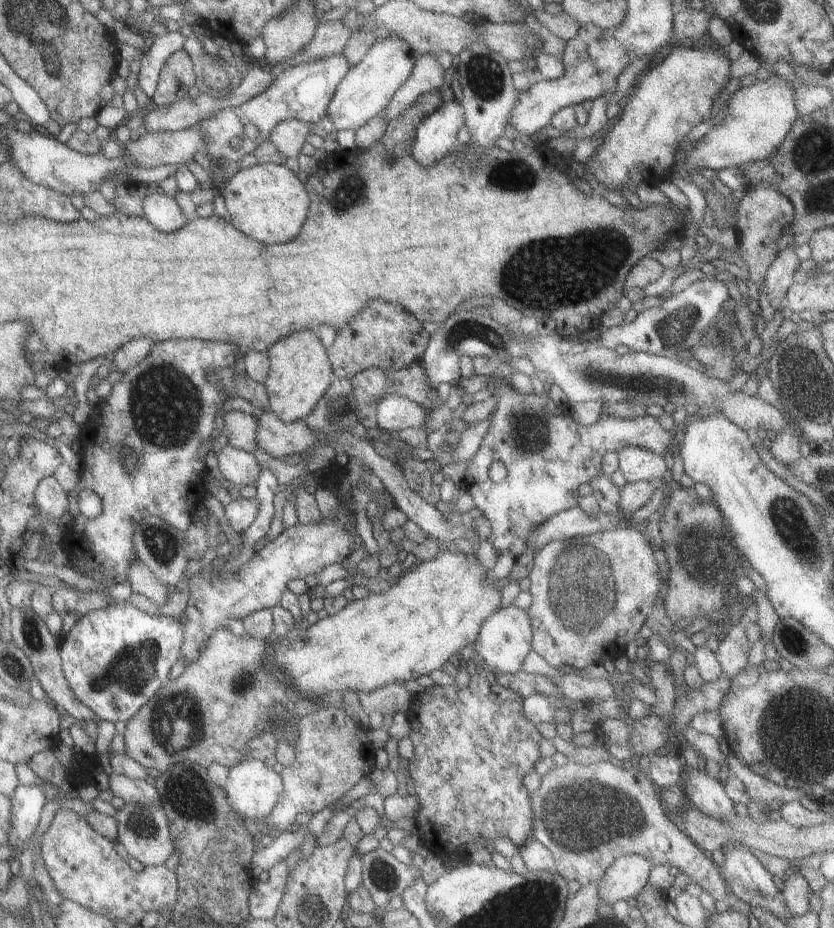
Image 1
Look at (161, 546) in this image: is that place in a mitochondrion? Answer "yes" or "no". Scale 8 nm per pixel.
yes

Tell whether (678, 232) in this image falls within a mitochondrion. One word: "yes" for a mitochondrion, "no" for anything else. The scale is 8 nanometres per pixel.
no

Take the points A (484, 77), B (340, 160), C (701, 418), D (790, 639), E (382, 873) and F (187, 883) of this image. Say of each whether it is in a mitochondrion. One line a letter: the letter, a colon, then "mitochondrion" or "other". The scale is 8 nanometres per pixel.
A: mitochondrion
B: other
C: other
D: mitochondrion
E: mitochondrion
F: other

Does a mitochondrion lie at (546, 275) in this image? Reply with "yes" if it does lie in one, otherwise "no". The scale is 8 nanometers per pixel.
yes

